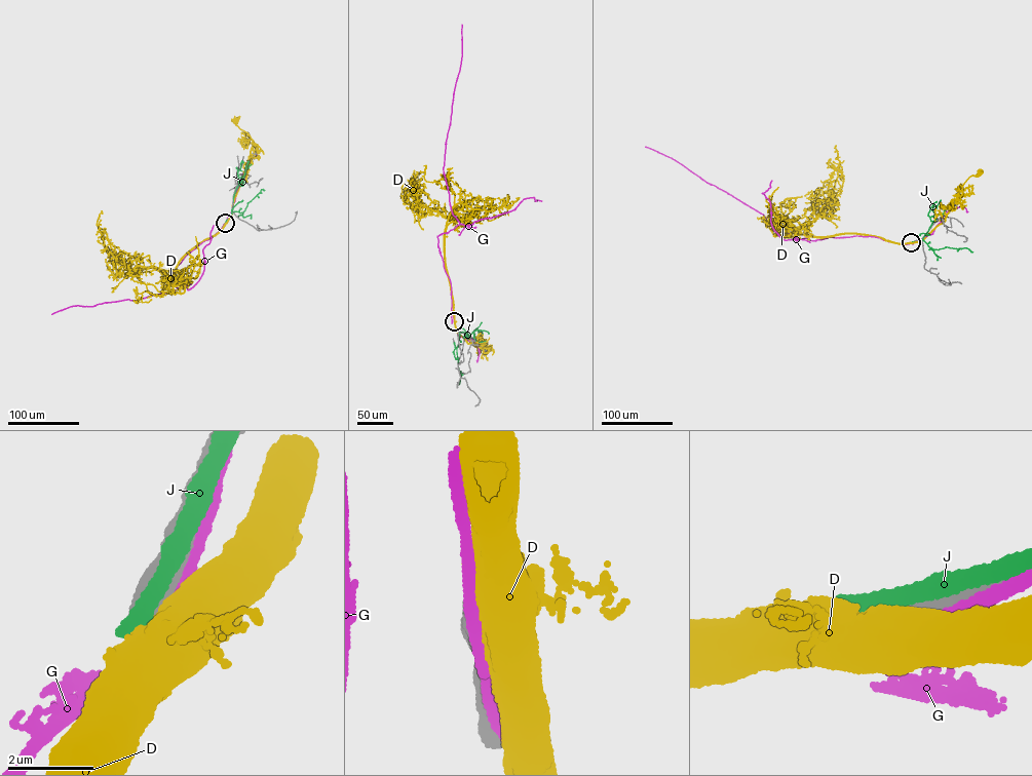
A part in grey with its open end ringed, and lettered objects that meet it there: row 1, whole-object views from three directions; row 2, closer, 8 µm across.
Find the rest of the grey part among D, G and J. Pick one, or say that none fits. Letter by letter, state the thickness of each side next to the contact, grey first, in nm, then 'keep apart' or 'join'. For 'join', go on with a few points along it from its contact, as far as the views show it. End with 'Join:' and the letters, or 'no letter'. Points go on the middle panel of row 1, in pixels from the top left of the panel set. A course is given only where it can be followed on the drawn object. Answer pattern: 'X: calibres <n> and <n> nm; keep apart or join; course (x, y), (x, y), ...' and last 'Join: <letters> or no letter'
D: calibres 750 and 850 nm; keep apart
G: calibres 480 and 340 nm; keep apart
J: calibres 480 and 360 nm; keep apart
Join: no letter

